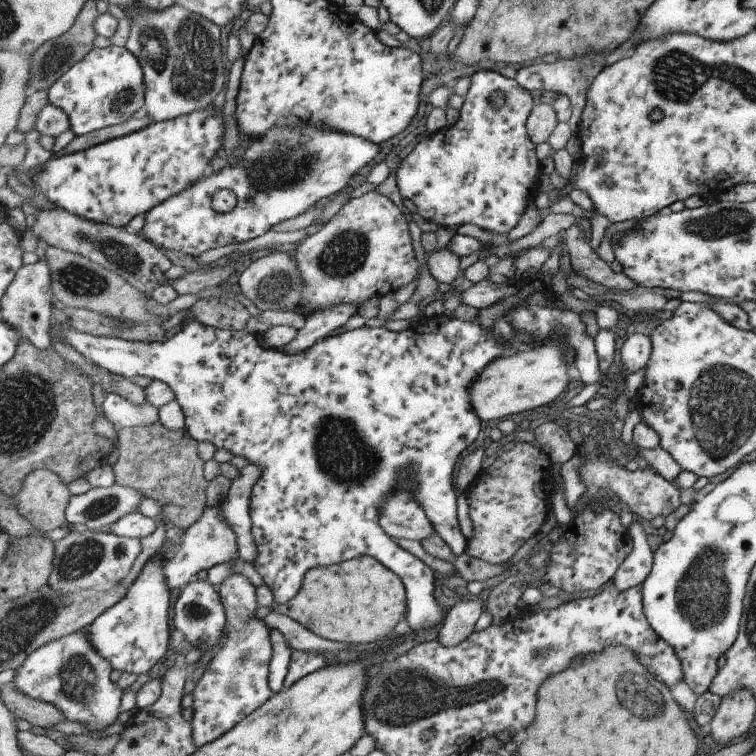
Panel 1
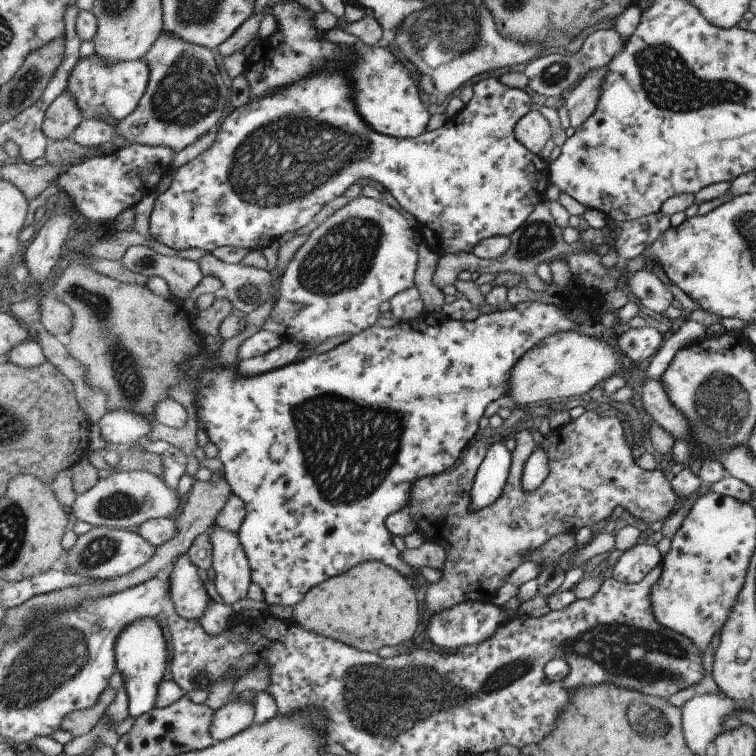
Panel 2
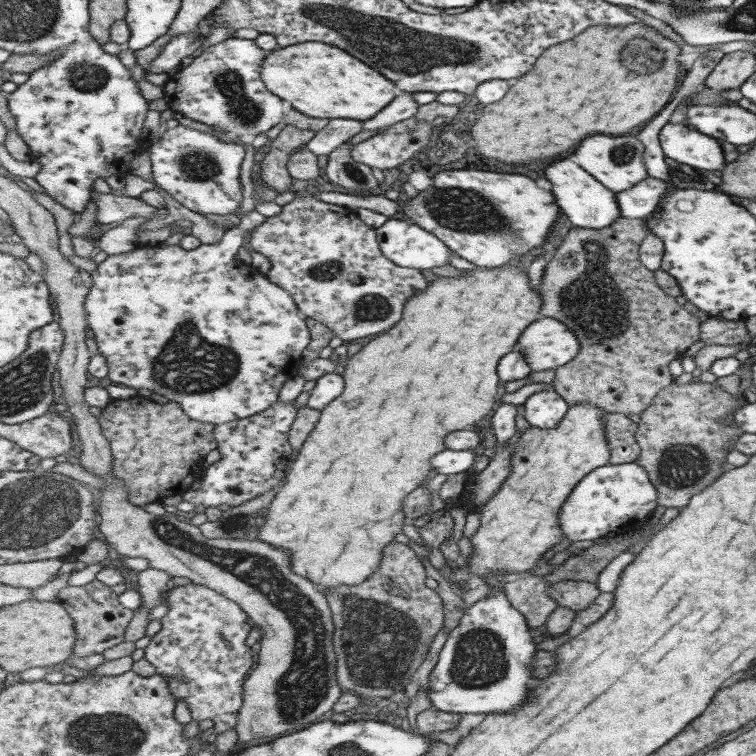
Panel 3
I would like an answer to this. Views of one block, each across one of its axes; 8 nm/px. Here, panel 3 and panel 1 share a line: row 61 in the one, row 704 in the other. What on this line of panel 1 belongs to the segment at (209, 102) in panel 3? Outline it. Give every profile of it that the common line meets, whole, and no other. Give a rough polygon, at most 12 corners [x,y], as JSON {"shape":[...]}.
{"shape":[[220,586],[227,638],[189,709],[197,748],[273,695],[274,638],[257,587]]}

